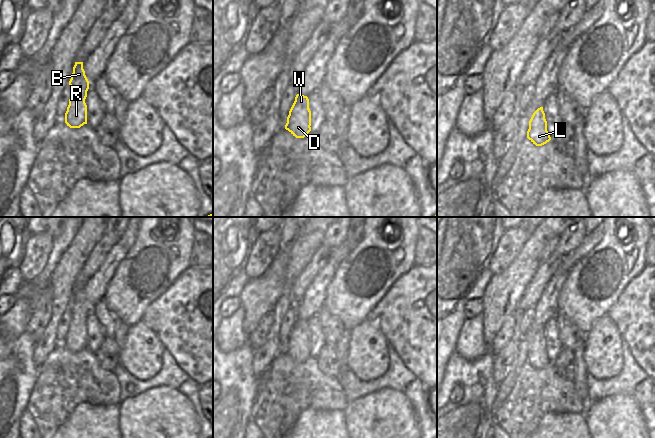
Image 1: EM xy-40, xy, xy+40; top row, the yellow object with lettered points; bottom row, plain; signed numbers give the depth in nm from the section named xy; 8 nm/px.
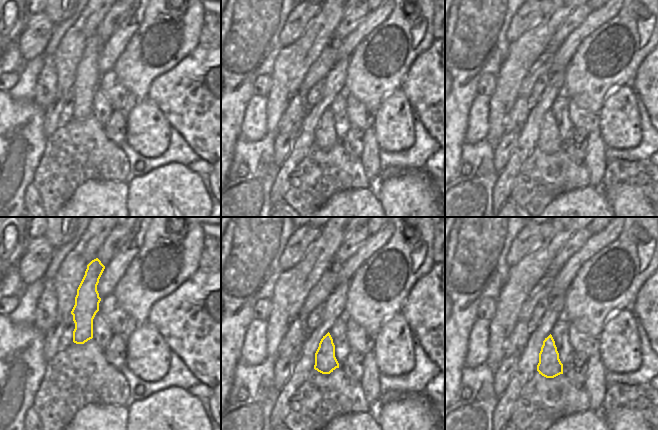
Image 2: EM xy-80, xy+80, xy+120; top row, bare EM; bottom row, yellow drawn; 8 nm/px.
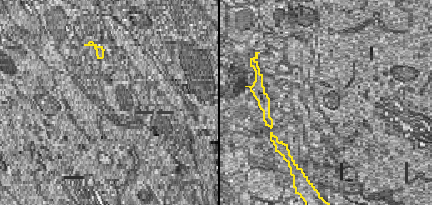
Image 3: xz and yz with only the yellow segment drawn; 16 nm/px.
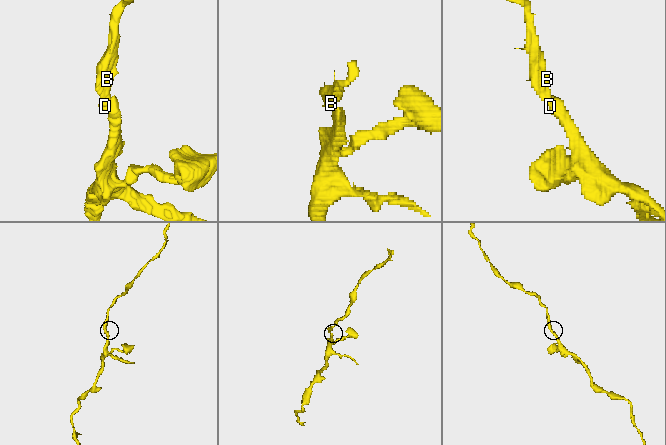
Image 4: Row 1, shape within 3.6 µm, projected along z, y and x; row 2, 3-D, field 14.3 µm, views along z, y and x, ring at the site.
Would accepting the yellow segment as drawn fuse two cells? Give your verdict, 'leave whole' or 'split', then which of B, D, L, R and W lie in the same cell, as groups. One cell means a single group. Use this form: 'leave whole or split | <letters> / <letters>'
leave whole | B D L R W

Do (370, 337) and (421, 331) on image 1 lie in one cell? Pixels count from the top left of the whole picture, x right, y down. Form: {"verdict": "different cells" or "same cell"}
{"verdict": "different cells"}

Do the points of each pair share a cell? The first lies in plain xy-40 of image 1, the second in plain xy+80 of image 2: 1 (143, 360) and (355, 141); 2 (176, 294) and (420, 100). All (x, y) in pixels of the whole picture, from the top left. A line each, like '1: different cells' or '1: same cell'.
1: different cells
2: same cell

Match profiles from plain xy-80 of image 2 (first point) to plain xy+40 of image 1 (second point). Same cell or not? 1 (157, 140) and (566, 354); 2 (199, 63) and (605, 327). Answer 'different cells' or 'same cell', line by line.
1: different cells
2: different cells

